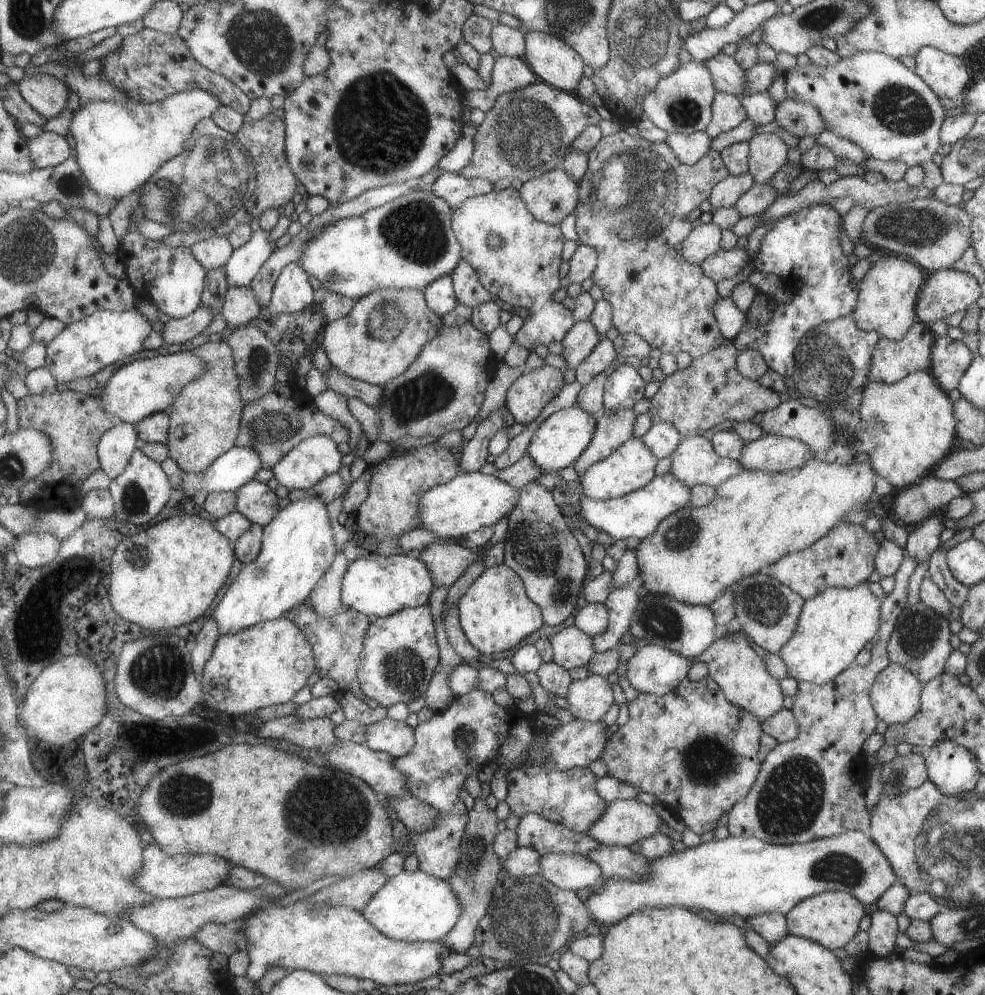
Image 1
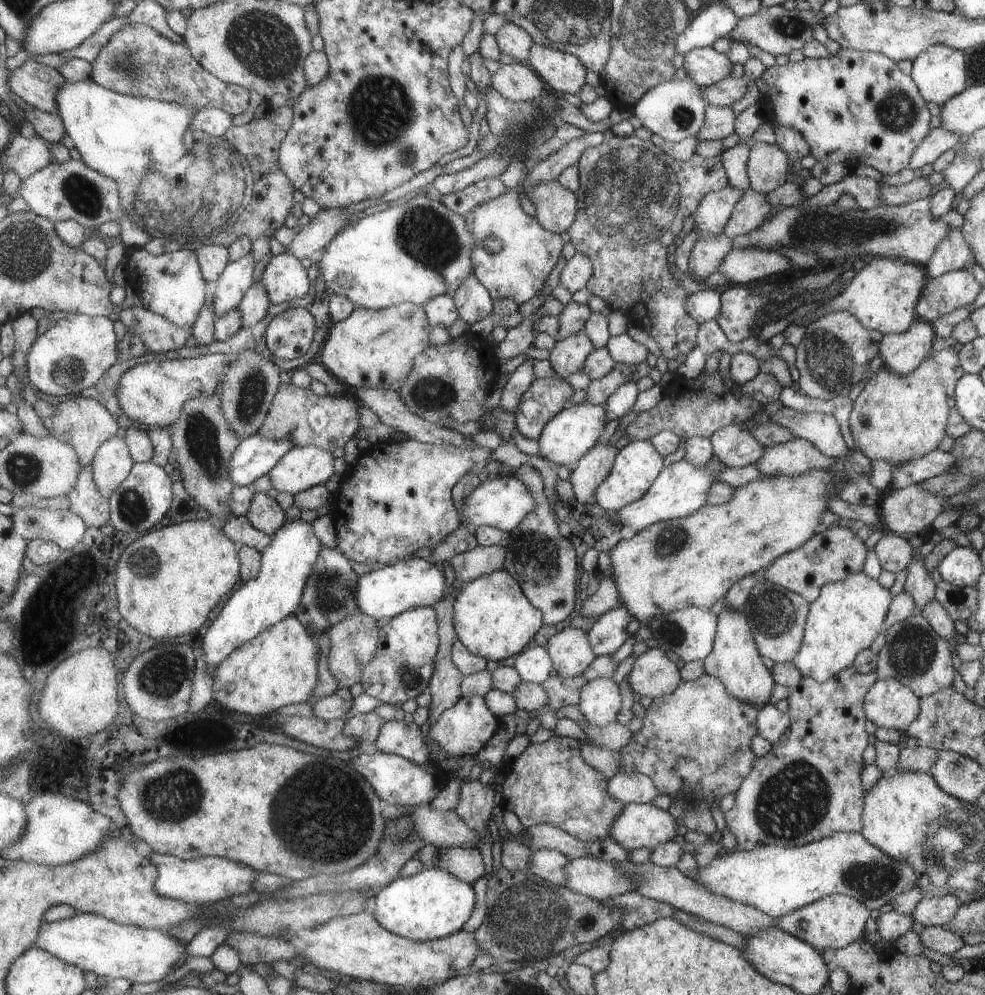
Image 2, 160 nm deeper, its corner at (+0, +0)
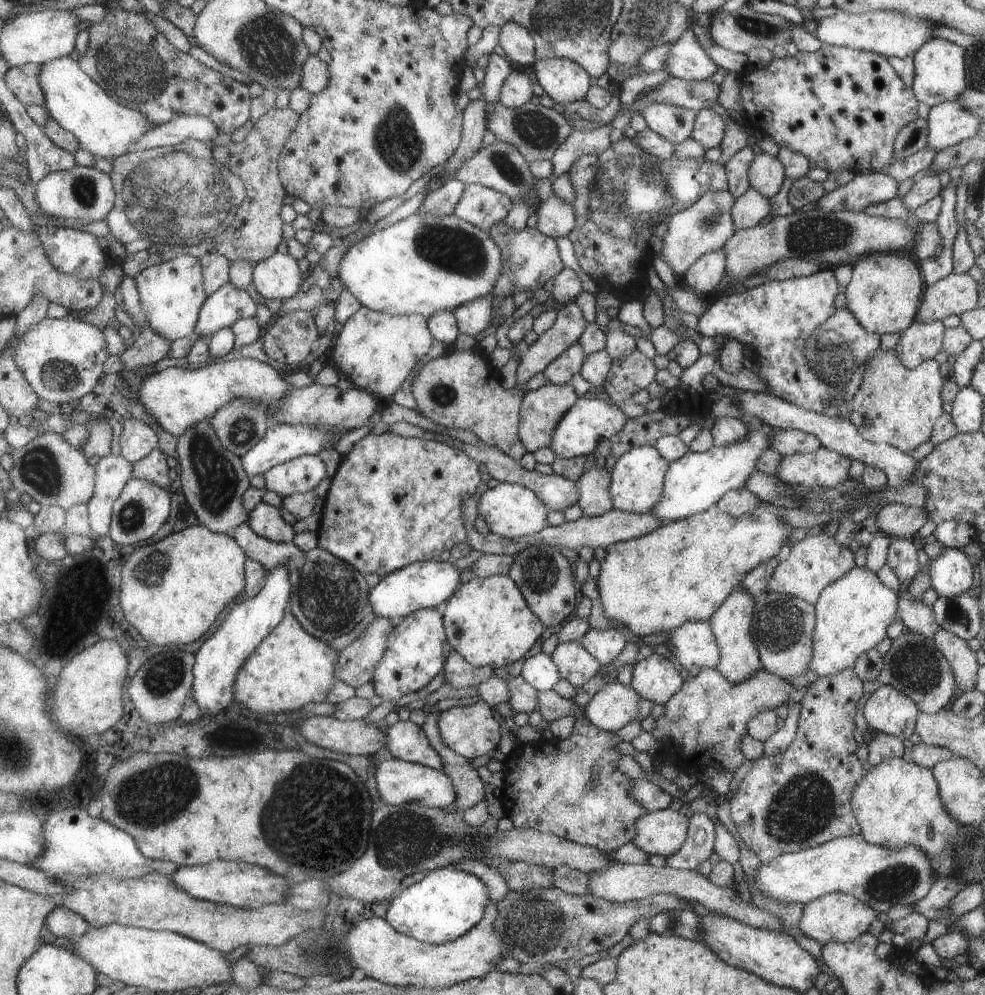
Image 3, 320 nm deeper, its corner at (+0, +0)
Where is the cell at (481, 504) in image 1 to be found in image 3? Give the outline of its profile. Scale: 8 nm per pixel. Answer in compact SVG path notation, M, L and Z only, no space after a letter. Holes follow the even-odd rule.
M498 482L497 486L487 489L477 502L477 516L487 523L491 537L515 539L538 533L545 526L547 508L528 488Z

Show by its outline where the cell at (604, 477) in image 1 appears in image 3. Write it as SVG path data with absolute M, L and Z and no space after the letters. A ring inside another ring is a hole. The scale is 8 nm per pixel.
M647 445L630 448L617 457L610 472L610 495L613 508L626 513L649 513L662 498L665 474L669 462L654 446Z

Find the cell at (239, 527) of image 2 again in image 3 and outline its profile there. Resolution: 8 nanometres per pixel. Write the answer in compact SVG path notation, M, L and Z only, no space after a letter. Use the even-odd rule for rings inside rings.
M248 523L236 530L234 538L248 558L259 561L266 566L268 572L279 565L285 565L290 570L290 581L294 587L289 608L311 635L331 642L337 637L353 632L371 611L371 589L364 573L332 552L319 546L304 551L294 542L278 543L267 540L259 536Z

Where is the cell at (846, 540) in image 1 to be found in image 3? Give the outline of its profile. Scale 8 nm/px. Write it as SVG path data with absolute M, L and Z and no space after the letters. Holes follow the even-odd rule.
M823 532L819 535L806 537L789 547L789 555L785 560L777 563L771 578L767 581L765 590L797 597L812 605L818 602L819 595L827 586L855 566L853 563L854 553L847 546L837 544L834 538L824 536Z

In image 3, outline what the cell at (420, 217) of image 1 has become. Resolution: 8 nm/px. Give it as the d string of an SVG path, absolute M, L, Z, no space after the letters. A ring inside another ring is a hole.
M419 210L408 216L406 219L395 223L394 225L375 232L373 235L367 235L361 242L355 243L345 255L343 262L340 266L339 279L341 283L347 289L351 289L351 292L361 301L363 307L369 307L374 311L381 311L392 315L412 315L418 314L426 316L430 319L432 316L438 314L441 311L457 311L459 307L463 306L463 303L467 303L471 299L476 297L487 297L492 292L496 279L502 272L502 255L499 244L495 242L489 233L477 228L475 225L469 224L457 215L423 215Z

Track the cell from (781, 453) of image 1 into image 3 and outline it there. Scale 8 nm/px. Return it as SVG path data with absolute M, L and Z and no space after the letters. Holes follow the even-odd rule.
M821 446L810 453L782 455L782 461L779 463L775 478L783 484L802 484L809 488L837 487L849 478L849 467L850 460L847 457Z

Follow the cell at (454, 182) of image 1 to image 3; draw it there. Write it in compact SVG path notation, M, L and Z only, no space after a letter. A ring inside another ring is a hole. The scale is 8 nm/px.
M471 183L463 189L462 199L454 214L485 232L494 223L503 221L512 202L500 192L480 184Z

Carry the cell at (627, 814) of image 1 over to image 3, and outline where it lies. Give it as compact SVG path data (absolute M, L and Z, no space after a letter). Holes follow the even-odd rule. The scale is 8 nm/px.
M671 809L645 811L636 821L633 844L648 855L670 857L685 842L687 818Z

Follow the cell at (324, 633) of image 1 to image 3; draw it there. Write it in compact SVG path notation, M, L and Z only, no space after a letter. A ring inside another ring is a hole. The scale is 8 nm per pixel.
M377 617L365 632L350 645L340 651L337 680L355 688L372 683L378 664L386 655L390 634L396 621L387 617Z

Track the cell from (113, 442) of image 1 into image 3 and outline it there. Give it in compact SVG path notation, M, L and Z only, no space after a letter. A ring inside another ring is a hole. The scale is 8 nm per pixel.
M109 453L96 464L96 491L88 507L94 537L107 537L114 513L114 504L127 483L133 479L134 463L122 454Z

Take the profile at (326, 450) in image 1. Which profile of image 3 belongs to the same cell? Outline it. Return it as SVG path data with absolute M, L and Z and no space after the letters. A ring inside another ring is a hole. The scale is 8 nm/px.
M307 455L274 466L263 476L265 488L284 498L312 491L328 477L328 468L319 455Z

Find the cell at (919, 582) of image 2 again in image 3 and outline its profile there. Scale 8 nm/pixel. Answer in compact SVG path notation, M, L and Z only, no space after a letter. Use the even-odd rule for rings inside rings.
M906 591L899 593L898 615L902 624L911 633L917 633L925 638L934 637L938 624L933 618L931 608L927 608L921 598L917 601L910 598L910 593Z

